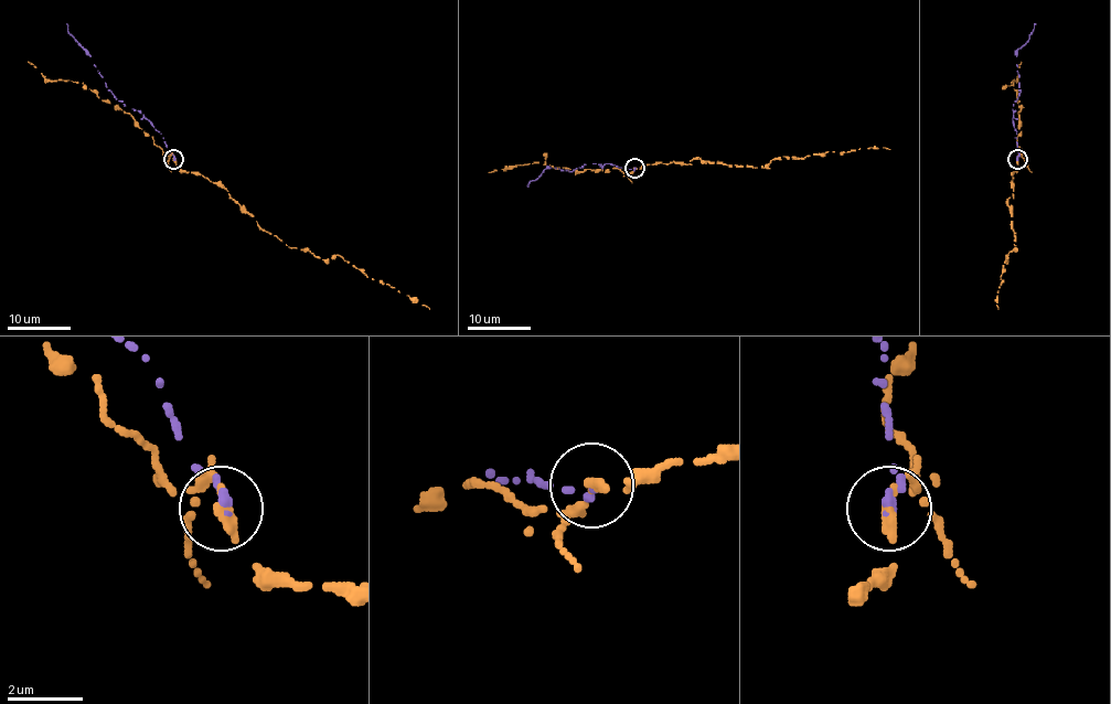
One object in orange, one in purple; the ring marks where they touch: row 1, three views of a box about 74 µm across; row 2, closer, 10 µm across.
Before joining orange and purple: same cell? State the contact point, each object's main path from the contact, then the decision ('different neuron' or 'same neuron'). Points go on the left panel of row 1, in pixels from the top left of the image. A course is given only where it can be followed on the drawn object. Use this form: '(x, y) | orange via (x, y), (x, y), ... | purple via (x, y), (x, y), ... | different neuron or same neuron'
(173, 159) | orange via (174, 159), (179, 169), (220, 183), (289, 247), (322, 259), (340, 255), (366, 277), (429, 309) | purple via (174, 159), (161, 134), (143, 115), (123, 104), (108, 89), (86, 51), (67, 30), (67, 24) | different neuron

